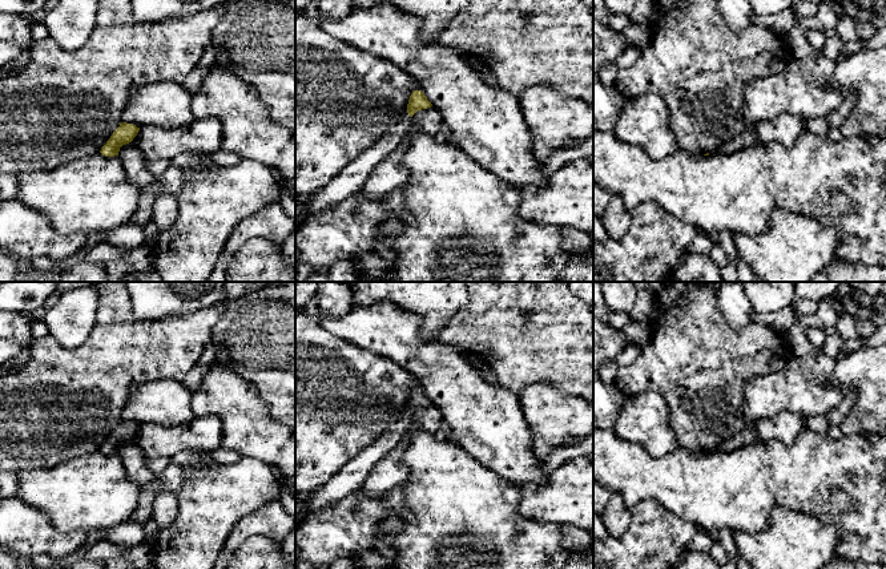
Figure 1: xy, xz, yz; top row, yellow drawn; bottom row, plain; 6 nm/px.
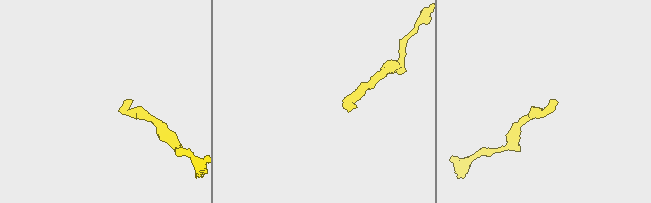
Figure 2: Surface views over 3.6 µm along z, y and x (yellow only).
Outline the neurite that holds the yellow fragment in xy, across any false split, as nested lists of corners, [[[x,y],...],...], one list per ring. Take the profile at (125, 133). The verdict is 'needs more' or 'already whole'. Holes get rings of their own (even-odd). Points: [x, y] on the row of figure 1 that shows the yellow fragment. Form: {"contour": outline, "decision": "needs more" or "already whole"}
{"contour": [[[121,122],[106,144],[101,148],[100,153],[105,157],[118,156],[120,148],[132,142],[138,130],[140,128],[133,124]]], "decision": "already whole"}

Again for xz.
{"contour": [[[414,90],[407,104],[407,114],[395,122],[382,137],[359,157],[347,164],[325,187],[310,195],[306,209],[317,213],[359,191],[372,170],[394,153],[403,138],[415,129],[412,116],[422,109],[431,108],[422,90]]], "decision": "needs more"}

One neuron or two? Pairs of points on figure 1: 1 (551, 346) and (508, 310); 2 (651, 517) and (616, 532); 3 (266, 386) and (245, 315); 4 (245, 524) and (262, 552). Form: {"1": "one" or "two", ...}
{"1": "one", "2": "two", "3": "one", "4": "two"}

